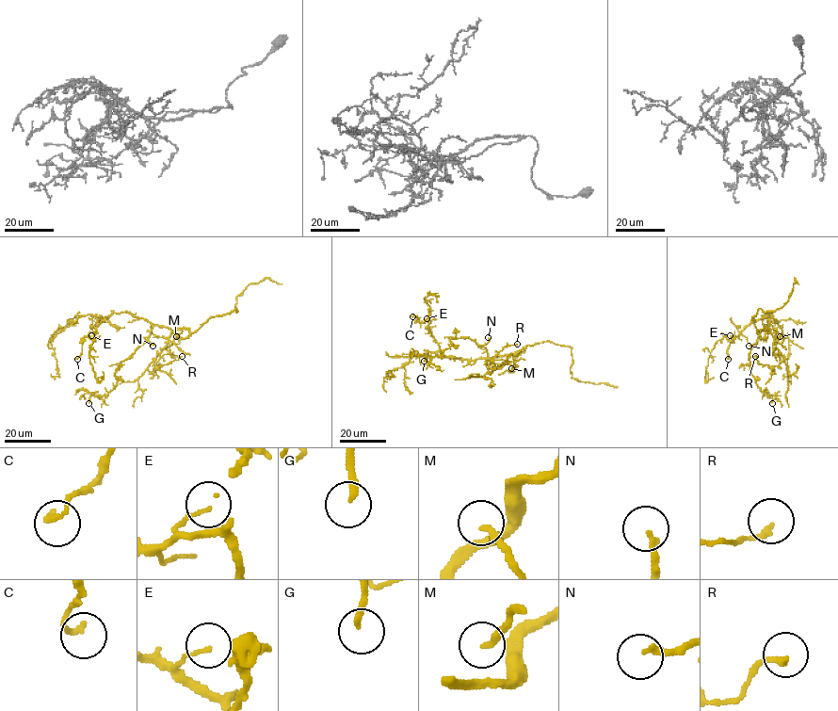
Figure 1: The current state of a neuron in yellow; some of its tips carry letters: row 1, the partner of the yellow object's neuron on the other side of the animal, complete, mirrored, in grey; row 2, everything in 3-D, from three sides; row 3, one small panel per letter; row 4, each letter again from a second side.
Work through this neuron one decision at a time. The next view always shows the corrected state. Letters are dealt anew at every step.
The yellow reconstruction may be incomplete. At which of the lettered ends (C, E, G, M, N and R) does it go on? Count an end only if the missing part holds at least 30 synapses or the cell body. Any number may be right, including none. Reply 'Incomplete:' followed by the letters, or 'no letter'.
Incomplete: M, N

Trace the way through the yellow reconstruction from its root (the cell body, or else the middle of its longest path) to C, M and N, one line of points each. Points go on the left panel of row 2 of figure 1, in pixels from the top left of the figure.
C: (159, 327), (128, 313), (112, 313), (99, 325), (93, 339), (85, 336), (80, 341), (81, 354), (77, 359)
M: (159, 327), (182, 338), (188, 329), (179, 329), (173, 341), (178, 344), (176, 336)
N: (159, 327), (153, 325), (150, 333), (148, 341), (153, 346)

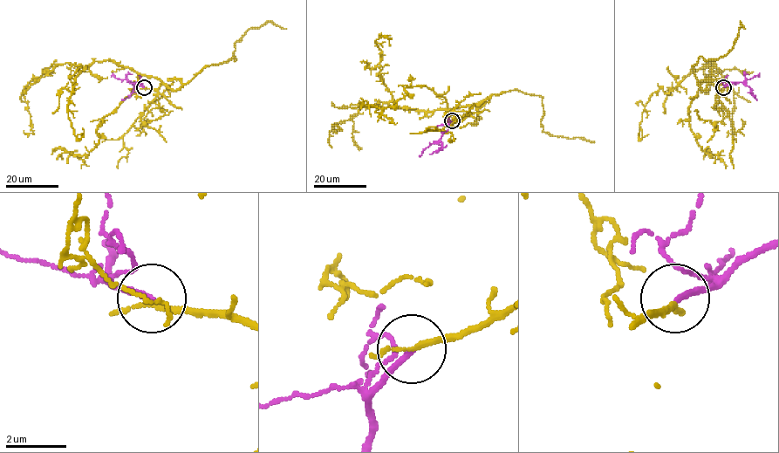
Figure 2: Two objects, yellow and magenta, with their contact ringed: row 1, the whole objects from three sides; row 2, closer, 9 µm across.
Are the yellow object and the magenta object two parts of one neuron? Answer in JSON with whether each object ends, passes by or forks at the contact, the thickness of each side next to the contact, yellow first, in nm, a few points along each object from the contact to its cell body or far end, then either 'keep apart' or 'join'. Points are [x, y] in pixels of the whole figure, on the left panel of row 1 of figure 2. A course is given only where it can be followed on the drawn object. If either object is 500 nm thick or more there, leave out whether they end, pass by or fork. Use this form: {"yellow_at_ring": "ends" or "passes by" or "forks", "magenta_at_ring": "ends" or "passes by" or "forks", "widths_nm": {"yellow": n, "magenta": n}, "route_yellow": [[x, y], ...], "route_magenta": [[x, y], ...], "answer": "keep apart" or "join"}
{"yellow_at_ring": "passes by", "magenta_at_ring": "ends", "widths_nm": {"yellow": 150, "magenta": 180}, "route_yellow": [[144, 87], [156, 90], [161, 82], [112, 61], [57, 65], [23, 91], [32, 125], [31, 133], [23, 131]], "route_magenta": [[144, 87], [140, 82], [133, 82], [134, 88], [132, 92], [122, 99]], "answer": "join"}

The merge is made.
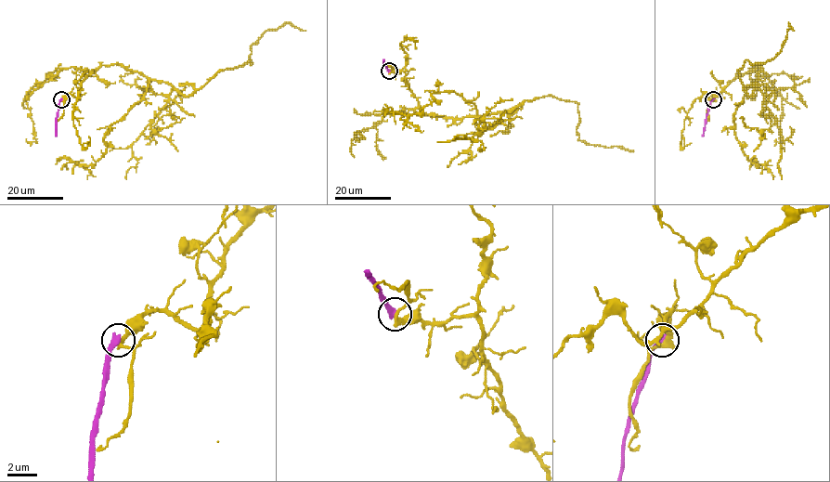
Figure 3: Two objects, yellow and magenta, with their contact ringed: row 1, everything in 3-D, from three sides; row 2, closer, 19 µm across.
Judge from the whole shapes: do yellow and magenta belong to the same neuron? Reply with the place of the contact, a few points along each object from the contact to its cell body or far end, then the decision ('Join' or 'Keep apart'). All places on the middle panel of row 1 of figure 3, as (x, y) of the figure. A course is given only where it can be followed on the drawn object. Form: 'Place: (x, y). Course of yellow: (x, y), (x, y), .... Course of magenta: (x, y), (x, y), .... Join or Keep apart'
Place: (389, 71). Course of yellow: (389, 71), (405, 72), (419, 107), (430, 115), (506, 112), (551, 96), (577, 104), (578, 139), (633, 151). Course of magenta: (389, 71), (383, 59). Keep apart

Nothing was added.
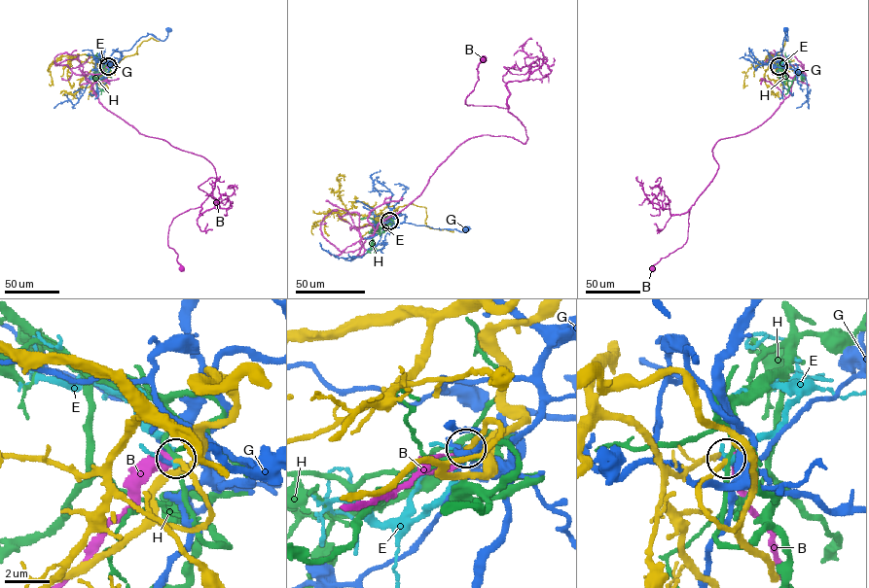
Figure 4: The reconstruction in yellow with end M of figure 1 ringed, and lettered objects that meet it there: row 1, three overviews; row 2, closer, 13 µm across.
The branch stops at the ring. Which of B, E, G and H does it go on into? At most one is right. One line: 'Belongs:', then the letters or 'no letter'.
Belongs: no letter

